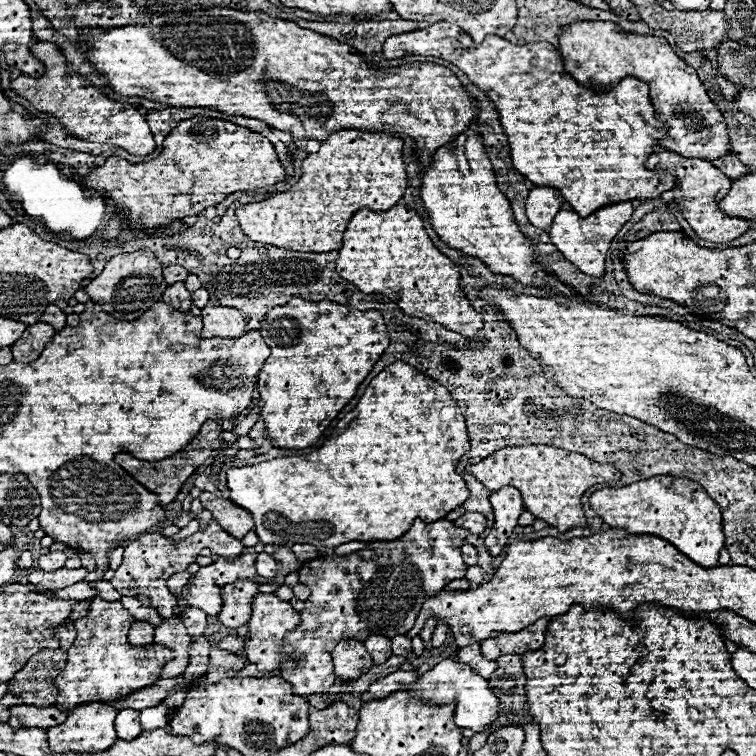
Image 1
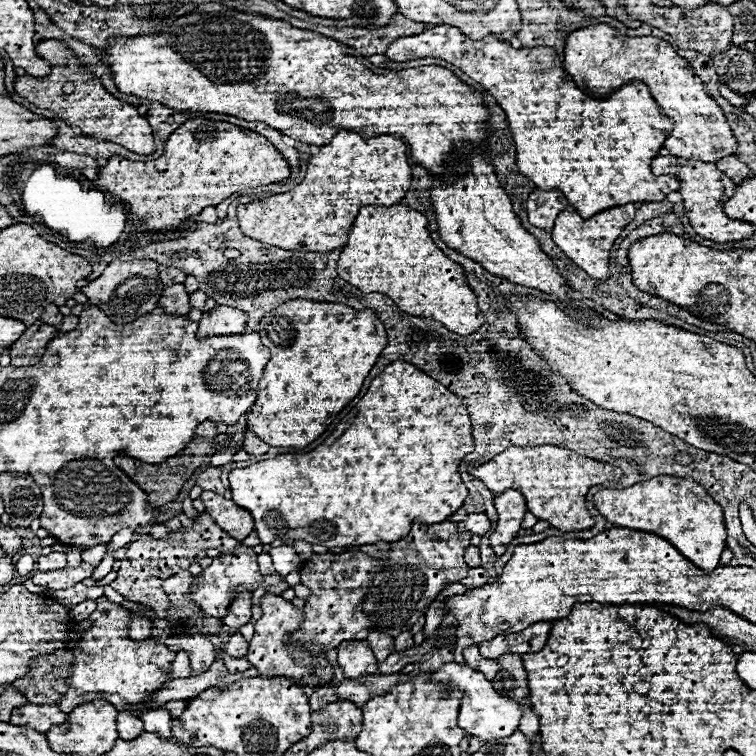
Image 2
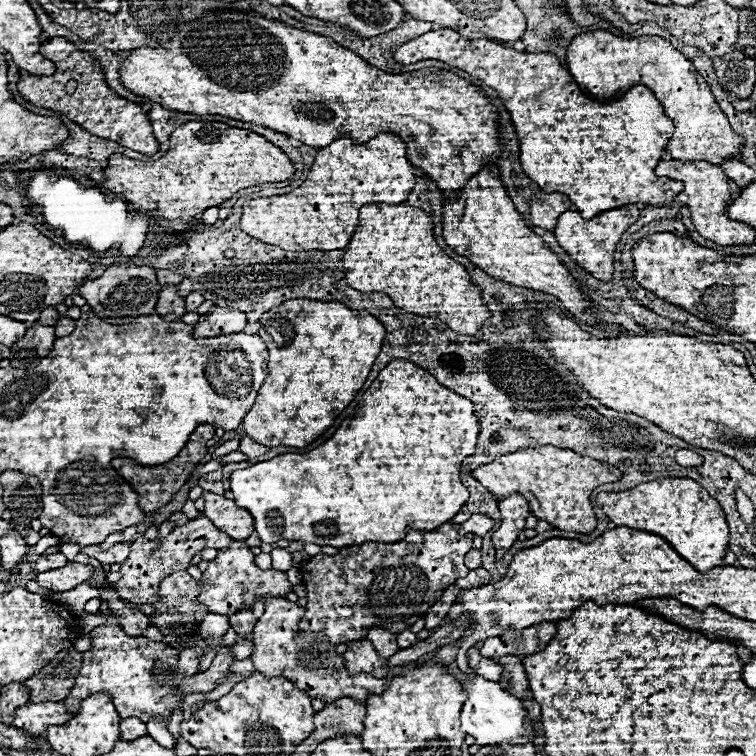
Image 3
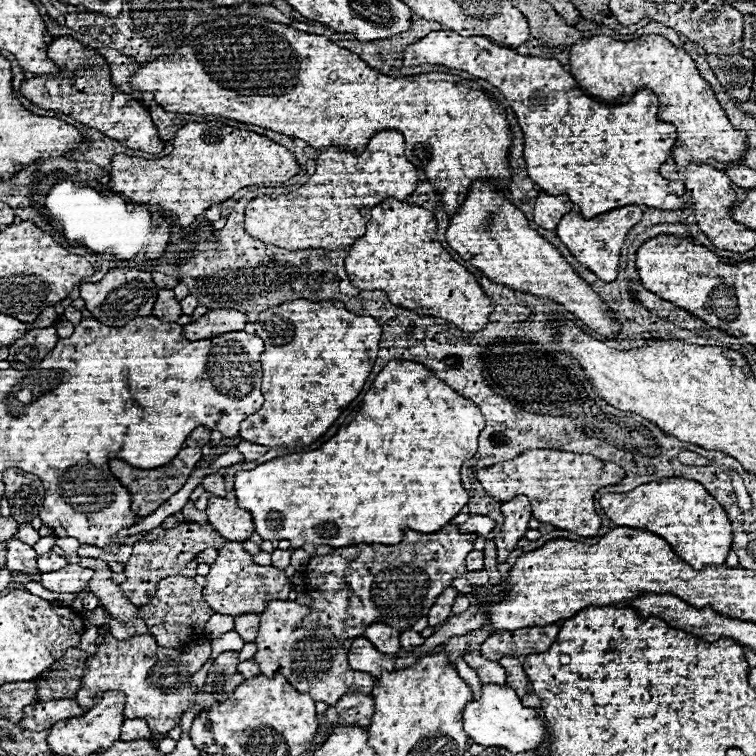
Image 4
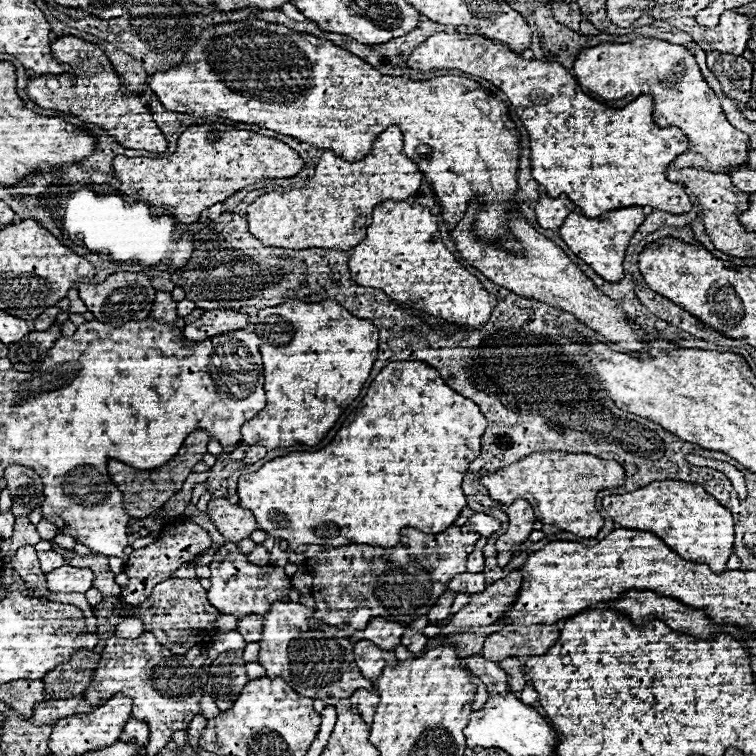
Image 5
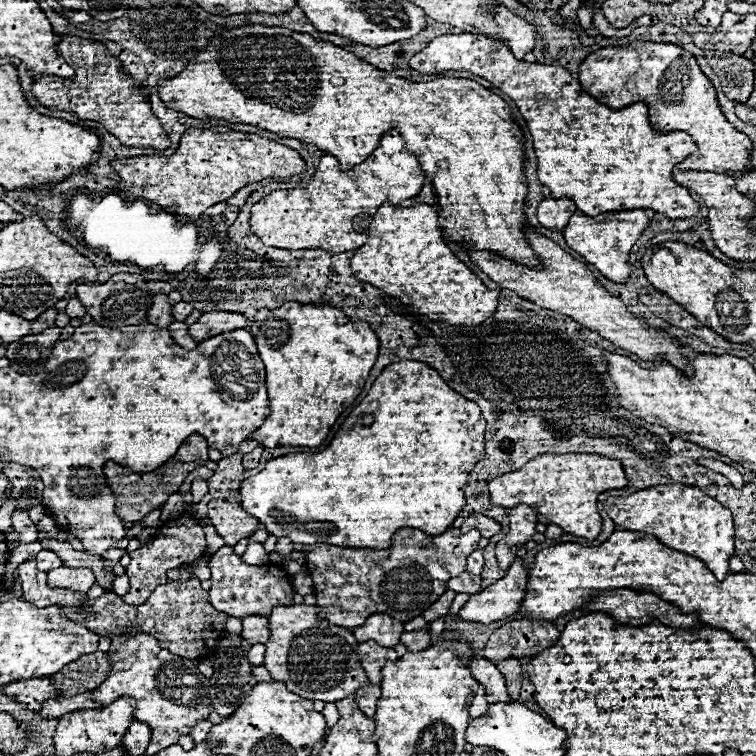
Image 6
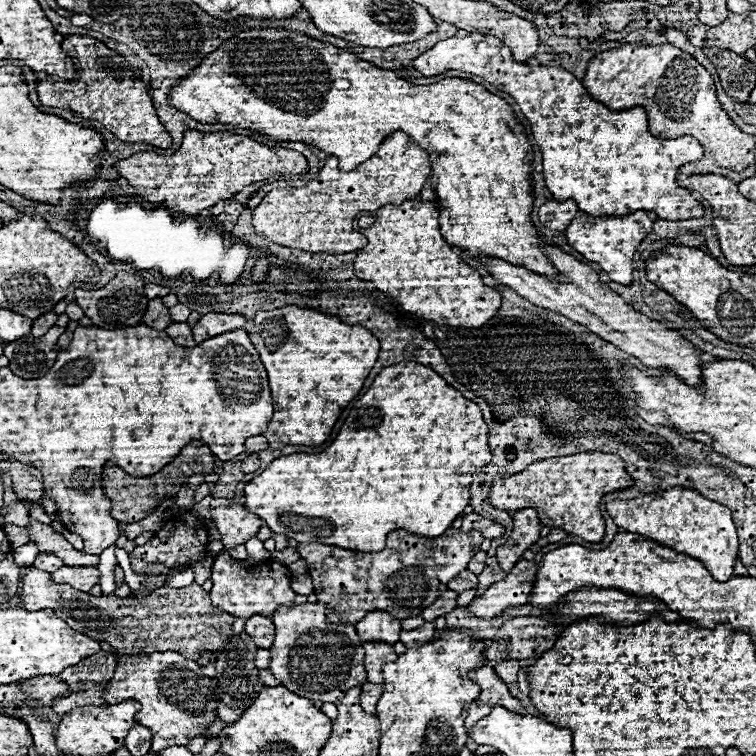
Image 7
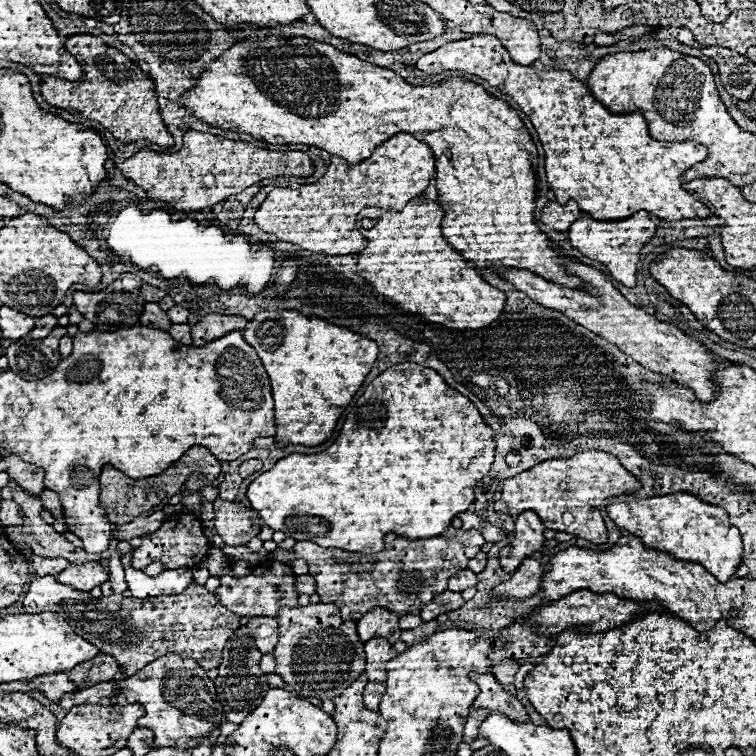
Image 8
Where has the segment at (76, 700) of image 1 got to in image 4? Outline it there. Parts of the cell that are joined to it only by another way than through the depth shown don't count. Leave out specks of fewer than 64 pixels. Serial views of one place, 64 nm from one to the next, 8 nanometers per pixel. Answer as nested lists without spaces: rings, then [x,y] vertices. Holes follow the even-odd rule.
[[[142,634],[130,640],[118,640],[114,636],[102,638],[98,652],[88,658],[88,666],[82,678],[82,688],[76,694],[78,704],[88,708],[98,696],[108,690],[118,690],[126,694],[124,716],[142,716],[150,724],[152,734],[168,736],[168,732],[180,726],[180,718],[186,710],[194,708],[194,698],[198,688],[190,682],[192,674],[182,662],[178,650],[162,648],[156,644],[152,634]]]

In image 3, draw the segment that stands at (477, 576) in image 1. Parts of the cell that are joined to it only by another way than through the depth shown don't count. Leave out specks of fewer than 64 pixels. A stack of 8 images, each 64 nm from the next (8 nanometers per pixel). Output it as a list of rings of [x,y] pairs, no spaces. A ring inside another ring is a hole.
[[[478,568],[478,570],[470,570],[466,578],[462,580],[456,580],[454,582],[458,588],[462,590],[470,590],[470,588],[478,588],[482,584],[490,584],[490,572],[486,572],[484,568]]]

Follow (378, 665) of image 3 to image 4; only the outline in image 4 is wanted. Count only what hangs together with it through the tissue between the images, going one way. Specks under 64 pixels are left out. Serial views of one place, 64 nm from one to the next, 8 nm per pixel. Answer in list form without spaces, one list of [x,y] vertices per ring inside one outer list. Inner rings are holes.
[[[356,638],[356,640],[352,642],[348,662],[350,662],[350,666],[352,666],[354,670],[366,672],[366,674],[370,674],[372,678],[378,678],[384,670],[394,670],[396,656],[394,656],[394,654],[382,654],[382,652],[378,652],[378,650],[370,644],[370,640]]]

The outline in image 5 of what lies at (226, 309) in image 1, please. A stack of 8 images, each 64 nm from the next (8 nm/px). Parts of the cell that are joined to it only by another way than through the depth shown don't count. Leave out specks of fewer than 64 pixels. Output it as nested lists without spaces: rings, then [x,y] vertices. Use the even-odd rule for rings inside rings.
[[[208,310],[194,324],[184,326],[182,332],[188,340],[202,342],[202,340],[208,340],[218,334],[242,330],[242,328],[246,328],[246,324],[248,324],[246,314],[240,314],[234,310]]]

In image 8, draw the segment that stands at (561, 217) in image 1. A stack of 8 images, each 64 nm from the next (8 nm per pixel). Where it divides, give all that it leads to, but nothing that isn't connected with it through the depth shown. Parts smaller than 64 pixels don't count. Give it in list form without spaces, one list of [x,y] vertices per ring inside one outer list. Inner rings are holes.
[[[638,212],[630,218],[614,222],[592,220],[590,216],[584,214],[568,230],[568,238],[574,248],[578,248],[584,256],[602,262],[610,270],[612,278],[616,278],[628,288],[636,286],[636,264],[640,258],[640,250],[654,238],[654,234],[656,234],[656,224],[648,212]]]

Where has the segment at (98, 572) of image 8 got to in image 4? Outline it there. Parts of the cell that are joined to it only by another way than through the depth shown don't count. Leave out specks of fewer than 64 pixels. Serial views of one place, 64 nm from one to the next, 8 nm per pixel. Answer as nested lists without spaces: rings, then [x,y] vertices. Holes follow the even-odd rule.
[[[66,564],[64,568],[60,568],[56,572],[42,574],[40,584],[44,588],[48,588],[50,592],[76,594],[76,592],[82,592],[88,588],[88,582],[92,576],[94,576],[94,570],[90,570],[90,568],[82,568],[78,564]]]

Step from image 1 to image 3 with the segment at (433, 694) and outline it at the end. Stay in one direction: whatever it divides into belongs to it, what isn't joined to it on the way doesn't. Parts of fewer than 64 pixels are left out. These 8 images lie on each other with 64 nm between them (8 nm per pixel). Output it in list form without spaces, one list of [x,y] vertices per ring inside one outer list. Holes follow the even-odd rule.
[[[450,664],[448,670],[452,672],[452,676],[456,676],[464,684],[464,688],[468,692],[468,700],[462,706],[462,730],[466,734],[474,736],[476,744],[480,744],[480,746],[488,746],[488,744],[528,744],[528,742],[534,740],[536,728],[532,724],[526,724],[528,710],[524,710],[520,698],[516,698],[508,690],[504,690],[498,682],[482,680],[482,676],[476,676],[472,682],[466,682],[464,674],[460,674],[456,664]]]

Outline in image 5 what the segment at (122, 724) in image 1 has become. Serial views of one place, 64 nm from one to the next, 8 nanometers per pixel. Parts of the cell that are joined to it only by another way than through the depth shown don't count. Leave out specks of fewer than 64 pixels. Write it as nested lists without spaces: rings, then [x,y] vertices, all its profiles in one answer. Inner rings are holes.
[[[134,718],[126,724],[126,728],[124,728],[122,736],[120,736],[122,742],[132,742],[132,744],[136,744],[138,748],[146,746],[148,738],[150,738],[148,724],[144,724],[144,722],[140,722],[140,720],[134,720]]]

